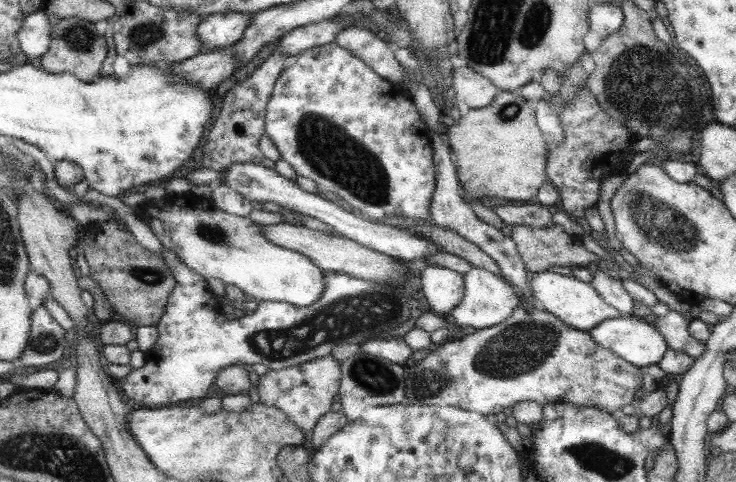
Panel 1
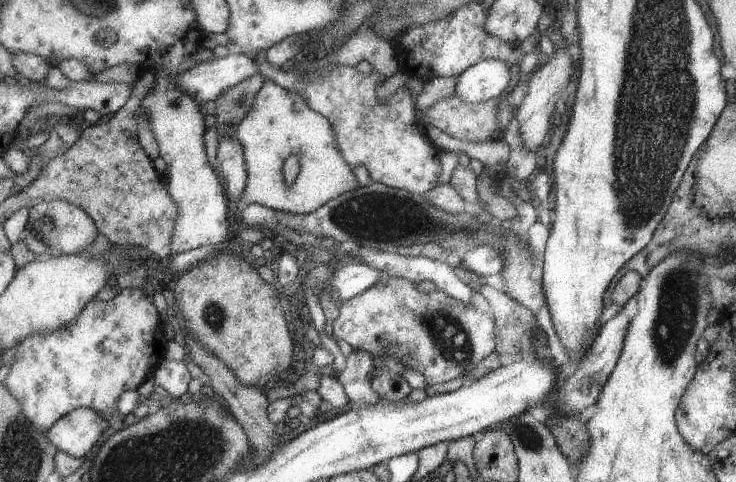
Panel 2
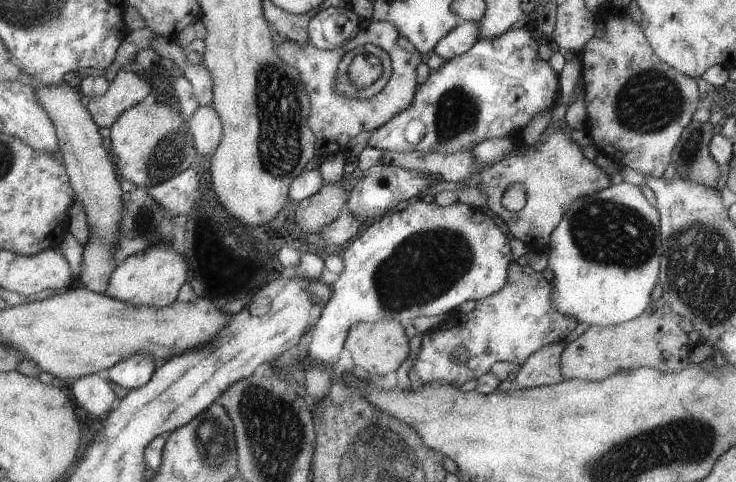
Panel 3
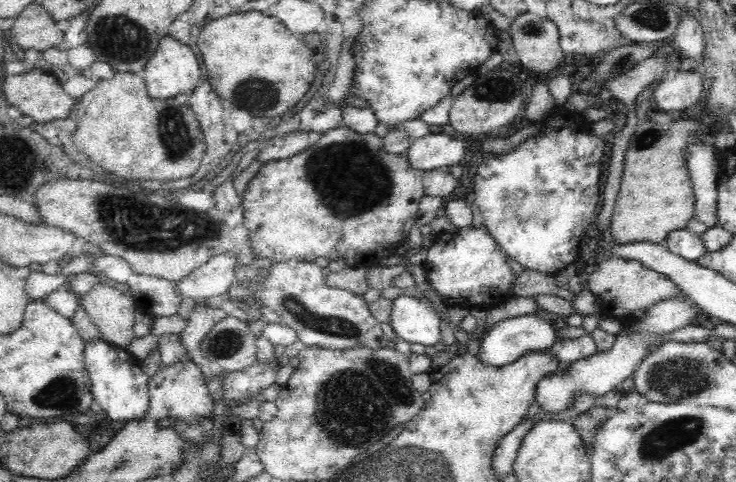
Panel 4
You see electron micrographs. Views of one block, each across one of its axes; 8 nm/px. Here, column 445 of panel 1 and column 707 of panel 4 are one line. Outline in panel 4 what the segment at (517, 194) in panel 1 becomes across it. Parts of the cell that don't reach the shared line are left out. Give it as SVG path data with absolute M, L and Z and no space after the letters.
M707 118L704 120L673 120L666 126L656 122L640 124L630 140L628 152L625 152L624 175L620 184L620 194L612 214L612 232L616 242L626 244L630 241L651 243L664 242L667 234L673 230L684 229L687 223L695 217L695 195L693 183L687 166L689 149L693 143L710 142L712 134Z

